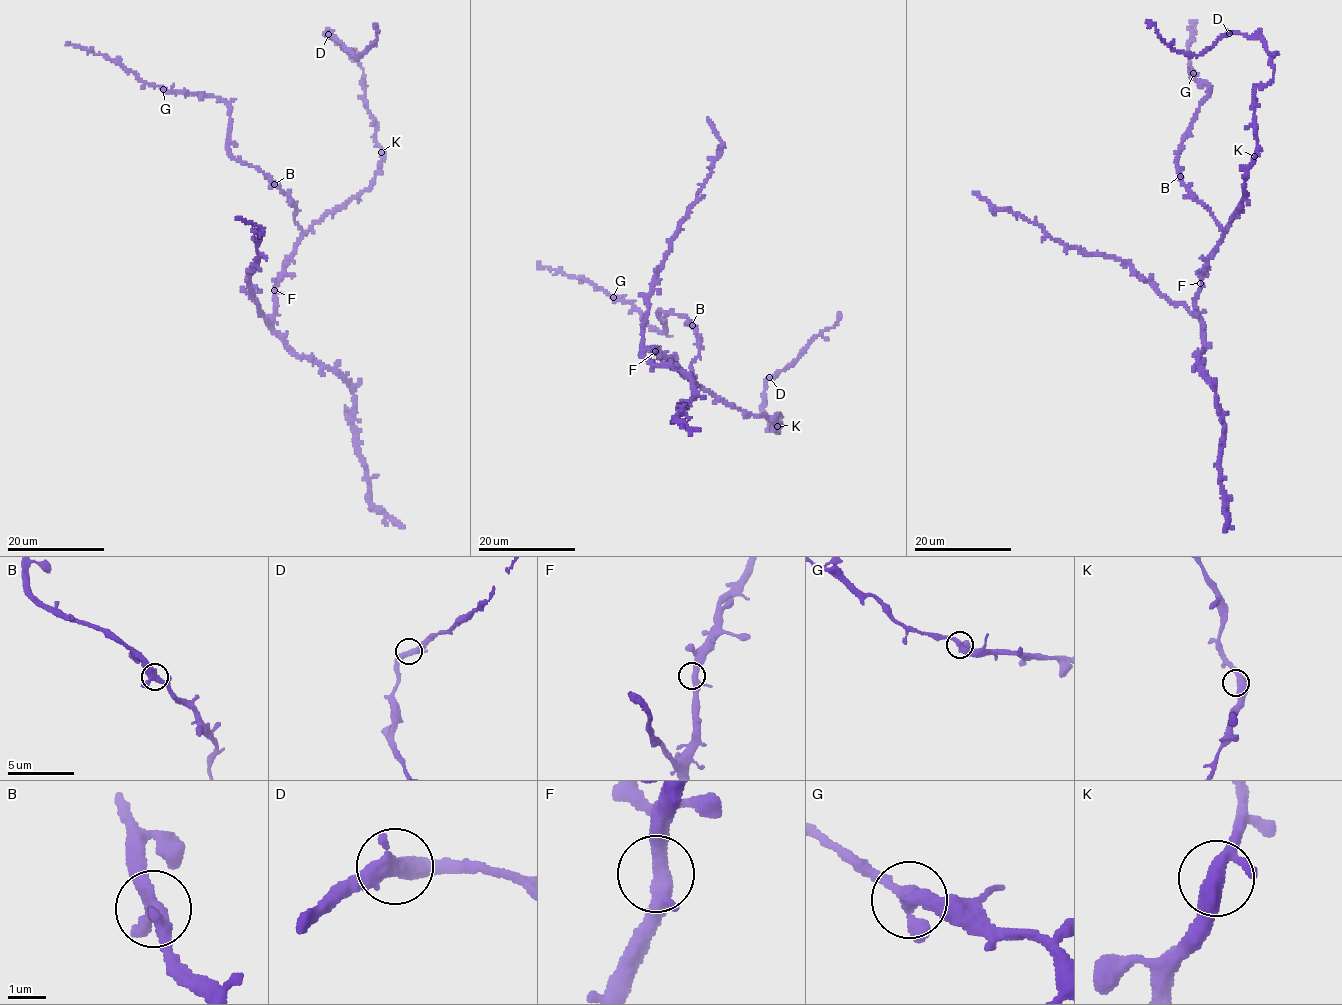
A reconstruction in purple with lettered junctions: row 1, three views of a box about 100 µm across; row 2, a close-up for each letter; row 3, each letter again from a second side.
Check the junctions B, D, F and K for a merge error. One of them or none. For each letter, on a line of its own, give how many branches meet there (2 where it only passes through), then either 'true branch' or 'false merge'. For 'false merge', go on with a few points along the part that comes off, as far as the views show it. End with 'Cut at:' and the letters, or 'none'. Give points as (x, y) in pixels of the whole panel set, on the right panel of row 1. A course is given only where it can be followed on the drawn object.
B: 3 branches meet; true branch
D: 3 branches meet; true branch
F: 3 branches meet; true branch
K: 3 branches meet; true branch
Cut at: none

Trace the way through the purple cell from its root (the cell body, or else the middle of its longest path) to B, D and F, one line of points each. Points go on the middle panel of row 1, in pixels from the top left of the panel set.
B: (705, 390), (692, 377), (691, 367), (700, 343), (692, 325)
D: (705, 390), (774, 420), (775, 427), (781, 417), (777, 433), (763, 410), (769, 377)
F: (705, 390), (655, 351)

